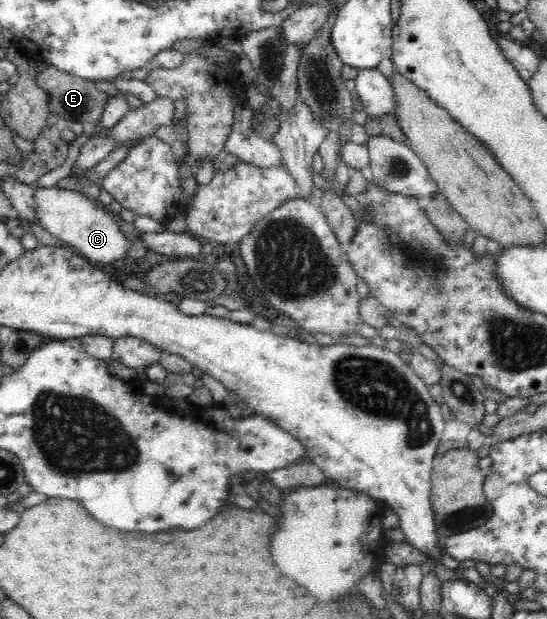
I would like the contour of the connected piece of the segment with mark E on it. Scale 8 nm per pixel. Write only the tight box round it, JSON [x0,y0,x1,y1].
[35,66,107,125]

